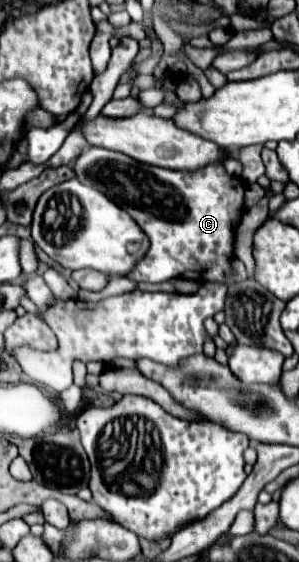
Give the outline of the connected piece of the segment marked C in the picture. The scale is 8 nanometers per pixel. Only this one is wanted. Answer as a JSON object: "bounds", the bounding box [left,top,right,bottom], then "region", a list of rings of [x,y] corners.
{"bounds":[74,148,246,286],"region":[[[90,148],[78,156],[74,170],[76,170],[76,178],[82,184],[104,192],[122,210],[126,210],[150,240],[148,252],[144,254],[144,258],[138,260],[136,268],[128,272],[126,278],[136,282],[166,282],[172,278],[186,278],[194,282],[218,282],[224,286],[236,282],[234,264],[232,264],[232,260],[236,258],[234,238],[242,214],[246,210],[246,200],[244,200],[246,186],[242,184],[242,178],[228,176],[222,164],[208,164],[194,172],[166,170],[136,162],[122,152],[114,152],[106,148]]]}

